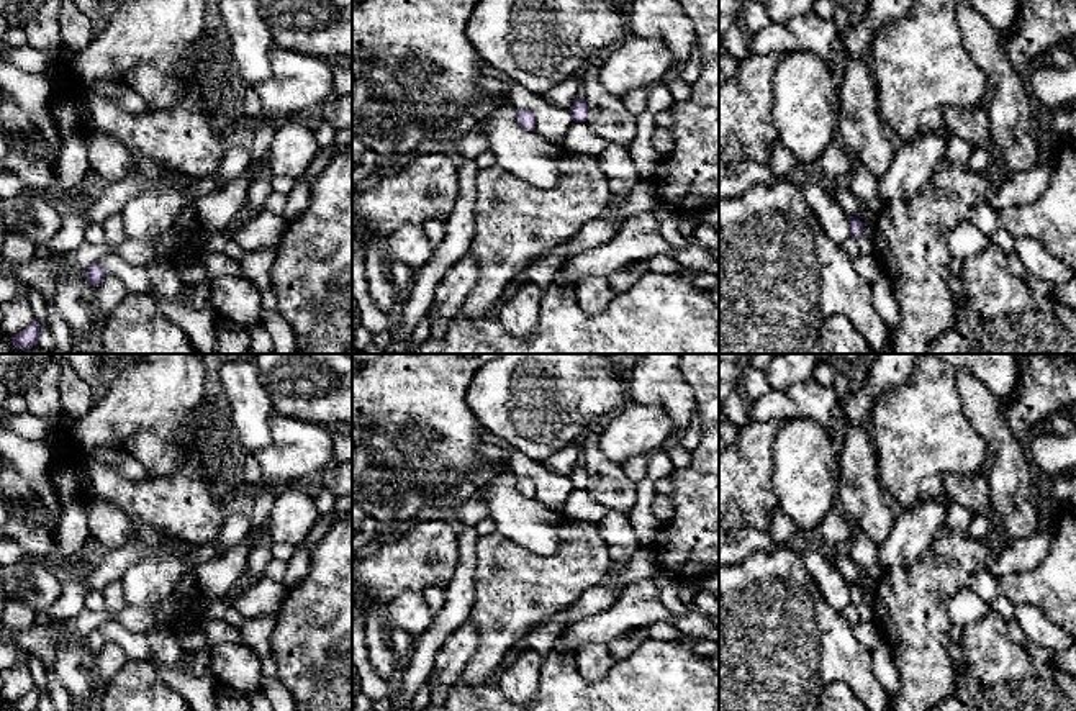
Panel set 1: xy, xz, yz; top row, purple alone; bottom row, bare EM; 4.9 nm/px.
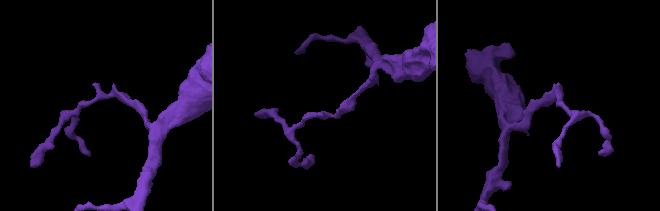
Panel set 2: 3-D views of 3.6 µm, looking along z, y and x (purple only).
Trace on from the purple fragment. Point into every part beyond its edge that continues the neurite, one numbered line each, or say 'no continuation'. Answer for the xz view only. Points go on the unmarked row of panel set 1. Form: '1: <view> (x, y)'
no continuation

